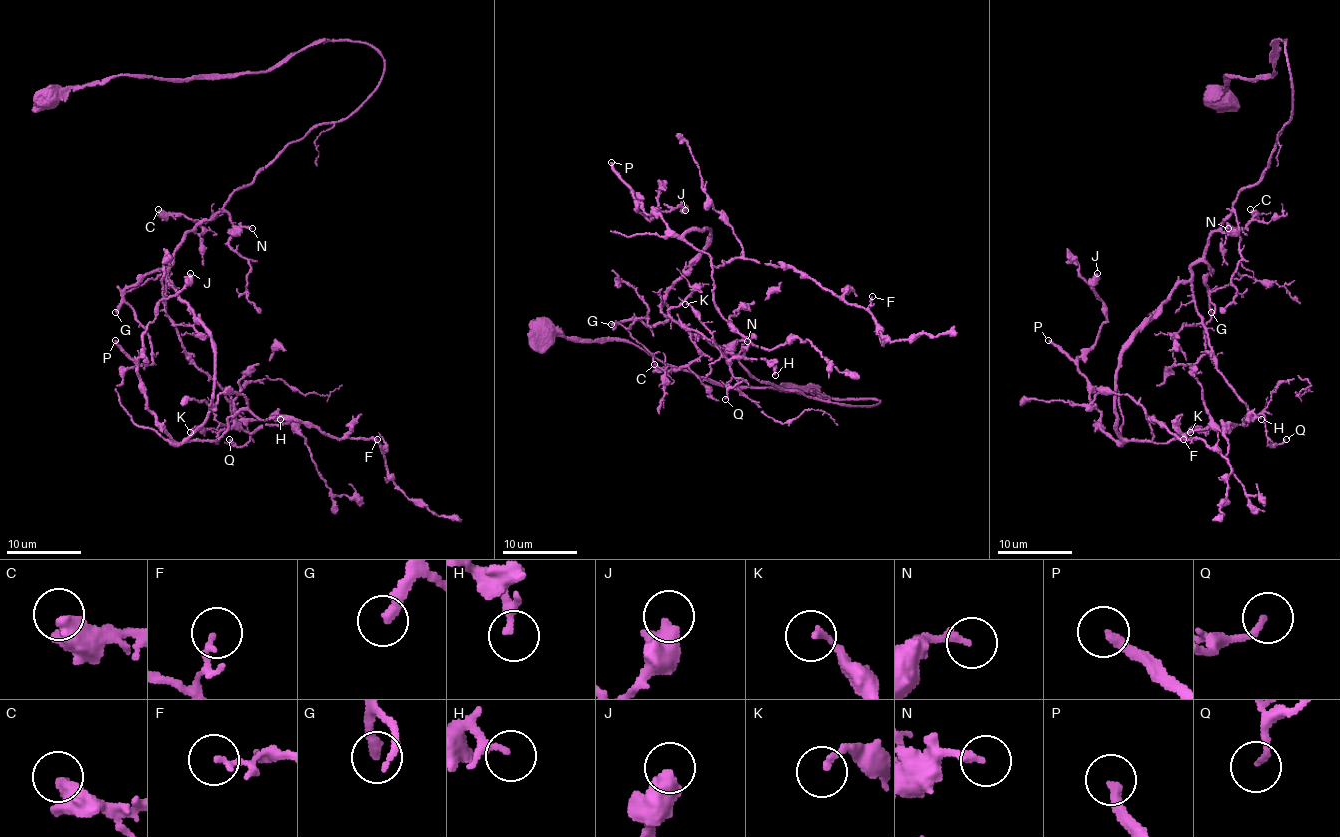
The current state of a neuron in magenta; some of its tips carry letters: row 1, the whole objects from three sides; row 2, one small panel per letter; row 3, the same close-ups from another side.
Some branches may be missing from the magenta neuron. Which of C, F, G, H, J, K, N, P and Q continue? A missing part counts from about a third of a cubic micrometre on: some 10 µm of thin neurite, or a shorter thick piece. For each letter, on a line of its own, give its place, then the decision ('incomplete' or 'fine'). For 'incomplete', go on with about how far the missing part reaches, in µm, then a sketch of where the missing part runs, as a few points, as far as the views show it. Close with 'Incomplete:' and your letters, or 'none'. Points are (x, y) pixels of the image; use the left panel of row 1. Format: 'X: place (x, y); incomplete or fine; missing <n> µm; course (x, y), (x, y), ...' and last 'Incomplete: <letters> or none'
C: place (158, 209); fine
F: place (377, 439); fine
G: place (115, 312); incomplete; missing 35 µm
H: place (280, 419); incomplete; missing 15 µm; course (280, 419), (291, 428), (297, 447), (308, 441)
J: place (190, 273); fine
K: place (190, 432); fine
N: place (252, 228); fine
P: place (115, 340); incomplete; missing 45 µm; course (115, 340), (115, 331), (181, 251), (199, 254), (244, 245), (250, 234), (220, 209), (220, 181)
Q: place (229, 439); fine
Incomplete: G, H, P

